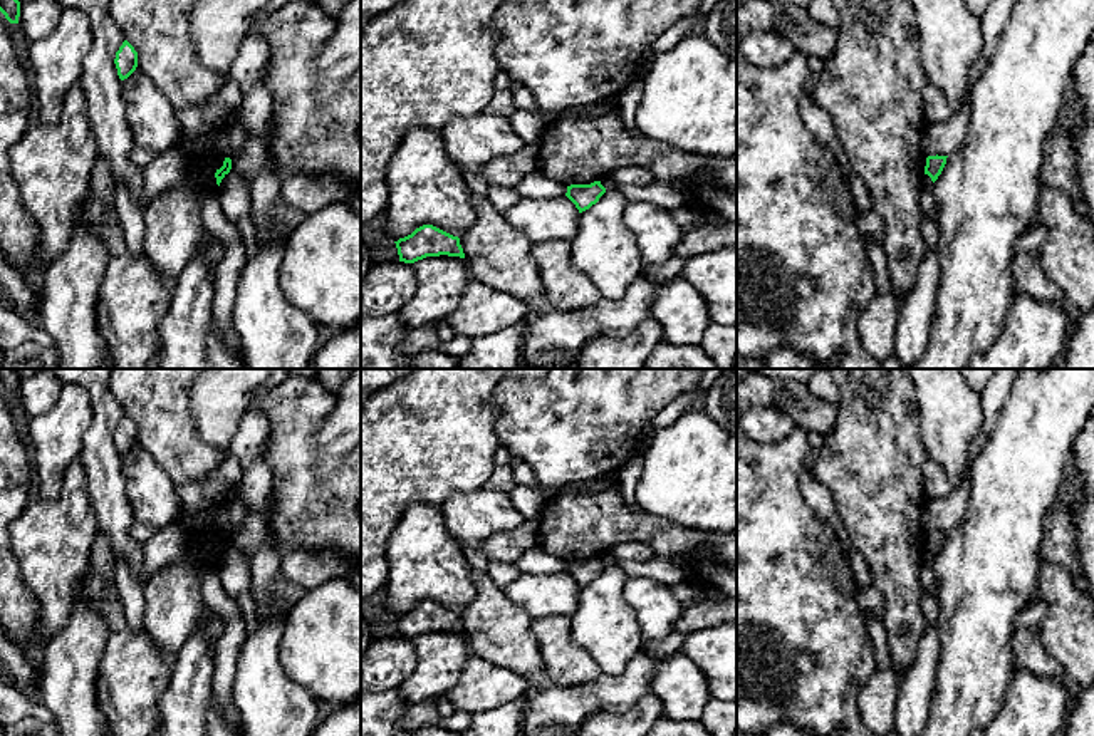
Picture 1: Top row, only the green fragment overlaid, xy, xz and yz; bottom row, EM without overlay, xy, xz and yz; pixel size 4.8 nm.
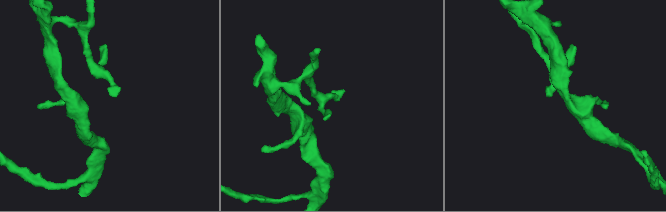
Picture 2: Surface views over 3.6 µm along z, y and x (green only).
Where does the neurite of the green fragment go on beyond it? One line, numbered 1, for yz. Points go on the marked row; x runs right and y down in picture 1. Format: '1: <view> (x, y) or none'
1: none

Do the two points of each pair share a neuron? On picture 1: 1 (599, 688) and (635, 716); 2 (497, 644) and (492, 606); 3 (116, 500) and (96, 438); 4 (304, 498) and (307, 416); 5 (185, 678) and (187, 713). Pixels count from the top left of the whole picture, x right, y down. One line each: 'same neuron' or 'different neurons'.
1: different neurons
2: same neuron
3: same neuron
4: same neuron
5: same neuron

